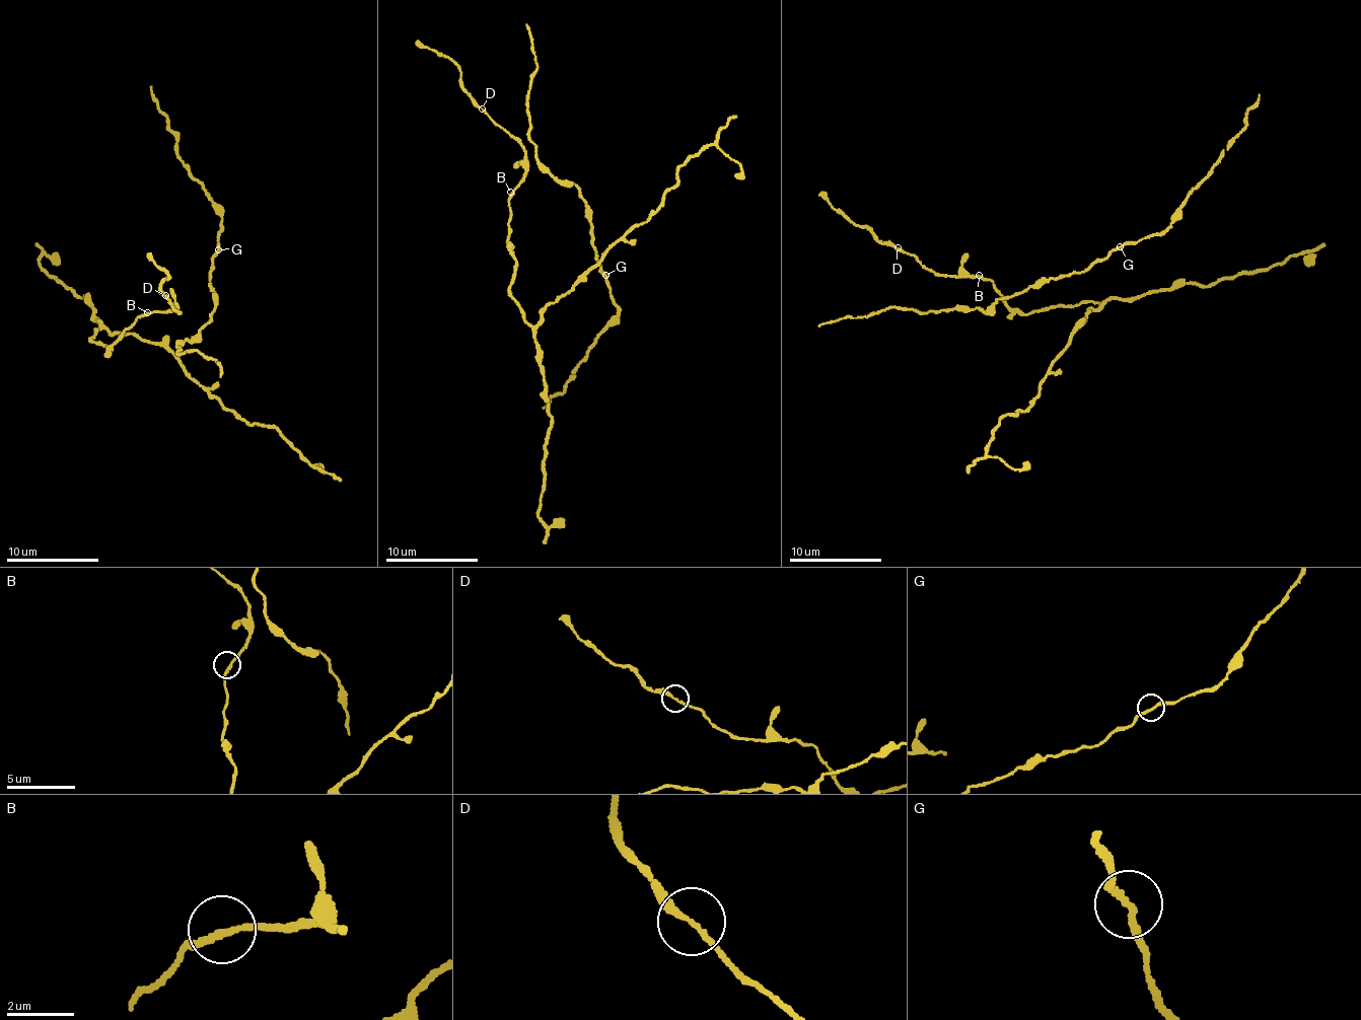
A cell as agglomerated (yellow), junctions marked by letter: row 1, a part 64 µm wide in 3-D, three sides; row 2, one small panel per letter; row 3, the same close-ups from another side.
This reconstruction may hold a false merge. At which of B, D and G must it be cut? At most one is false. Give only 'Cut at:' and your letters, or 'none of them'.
Cut at: none of them

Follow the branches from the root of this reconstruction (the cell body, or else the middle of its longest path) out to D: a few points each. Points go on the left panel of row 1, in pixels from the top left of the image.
D: (149, 314), (172, 309), (182, 312), (174, 311), (164, 295)

